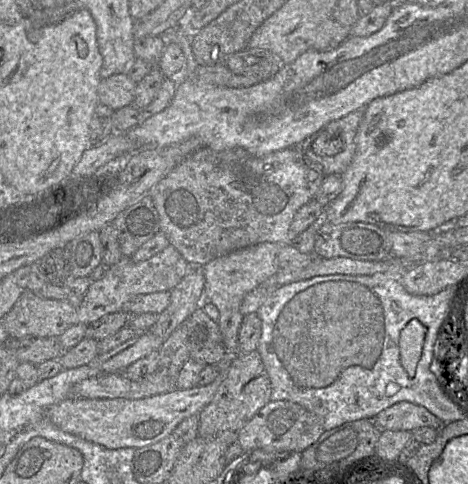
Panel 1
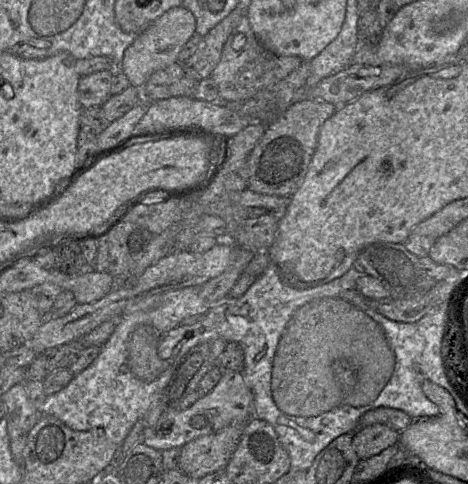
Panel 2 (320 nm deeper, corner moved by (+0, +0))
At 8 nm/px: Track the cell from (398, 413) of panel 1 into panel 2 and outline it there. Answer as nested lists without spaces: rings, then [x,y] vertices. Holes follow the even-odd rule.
[[[373,424],[353,433],[353,448],[360,460],[381,453],[386,448],[398,445],[400,432],[385,424]]]

